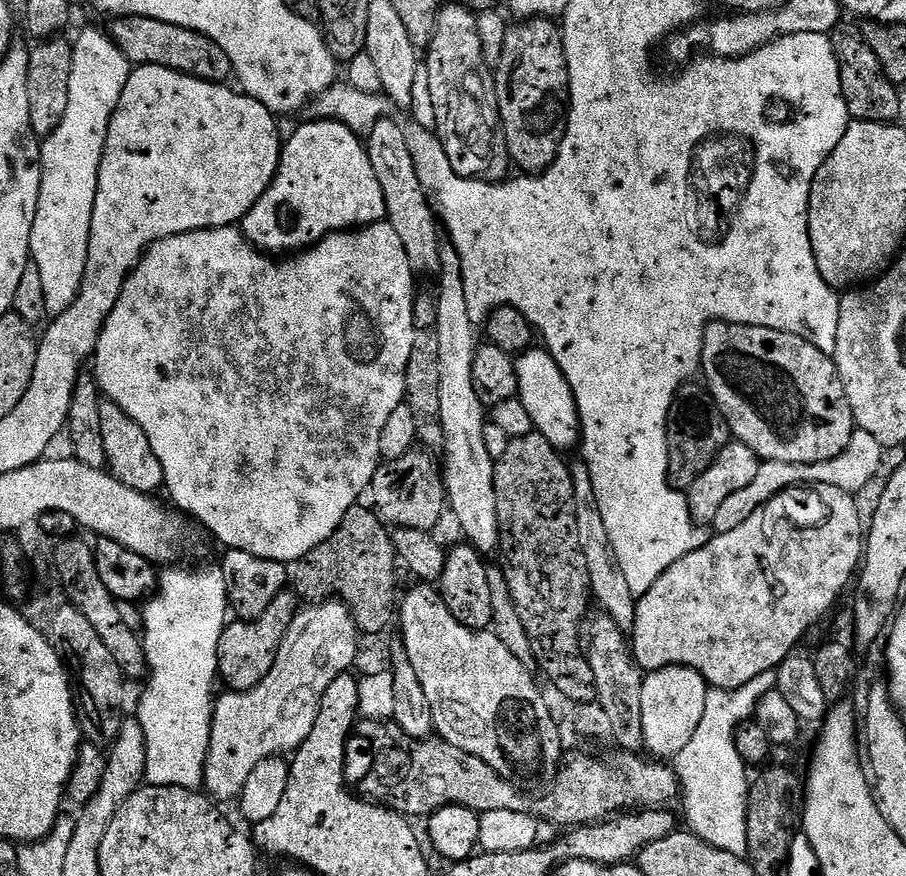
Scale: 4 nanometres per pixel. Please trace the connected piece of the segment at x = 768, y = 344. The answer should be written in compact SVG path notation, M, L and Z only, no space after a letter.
M718 320L709 324L704 332L702 376L708 379L707 391L720 415L727 420L733 437L750 446L759 454L761 461L791 464L830 462L850 447L852 436L858 431L835 359L818 350L807 336Z

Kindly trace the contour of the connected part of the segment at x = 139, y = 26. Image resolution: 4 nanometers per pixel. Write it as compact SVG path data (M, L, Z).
M126 16L113 19L111 22L112 39L133 65L166 66L175 72L185 72L186 75L196 76L199 80L213 82L228 82L233 79L234 69L226 50L222 50L218 42L202 35L201 32L186 30L182 26L174 26L170 22L160 22L145 16Z

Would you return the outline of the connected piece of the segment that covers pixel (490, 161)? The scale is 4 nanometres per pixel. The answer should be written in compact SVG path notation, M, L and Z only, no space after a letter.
M462 2L446 3L439 9L439 24L436 33L427 45L428 61L426 67L430 74L430 90L437 106L442 106L442 120L448 133L443 133L444 149L448 151L448 160L453 168L463 175L478 180L503 182L509 179L508 167L513 167L514 161L508 152L508 139L504 133L504 117L502 115L502 97L498 80L492 77L493 65L486 58L482 46L482 34L479 30L477 13L467 8Z

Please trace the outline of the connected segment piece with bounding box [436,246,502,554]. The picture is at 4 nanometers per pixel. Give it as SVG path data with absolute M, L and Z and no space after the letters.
M453 246L441 247L438 257L440 268L440 292L436 296L438 310L438 347L442 358L442 426L444 427L444 447L442 449L442 471L444 488L448 492L447 503L450 512L456 515L460 528L464 531L463 539L477 548L481 554L489 554L502 544L502 525L498 514L498 498L494 488L496 461L490 458L490 450L486 448L486 405L478 398L478 390L474 386L474 354L478 347L476 340L477 325L472 323L470 309L466 306L466 290L462 278L462 262L458 258L458 250Z

